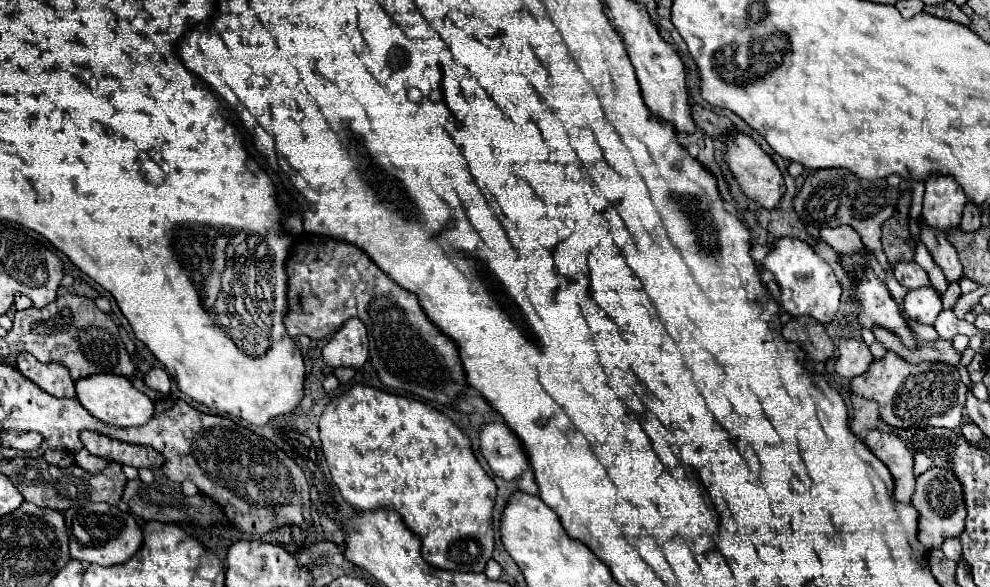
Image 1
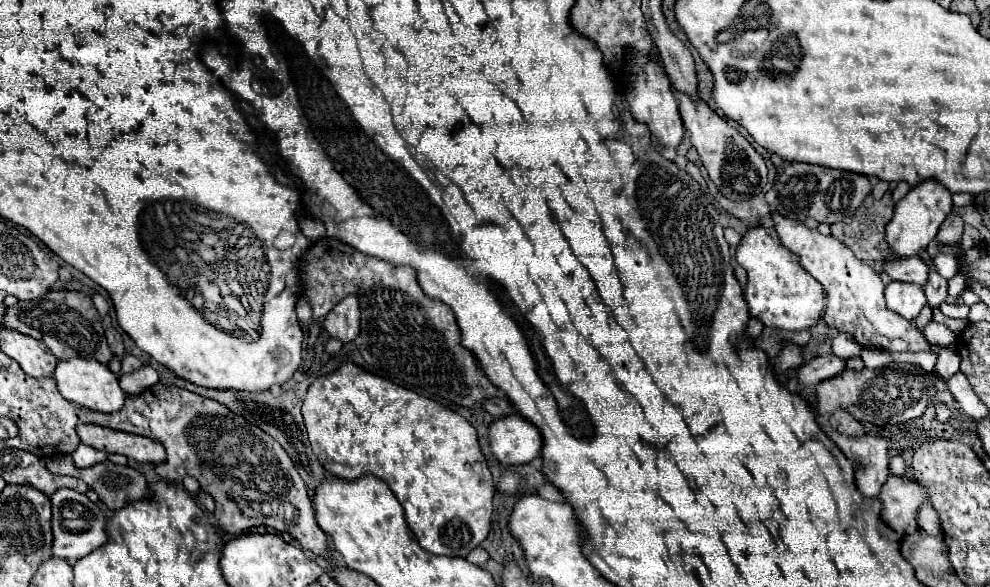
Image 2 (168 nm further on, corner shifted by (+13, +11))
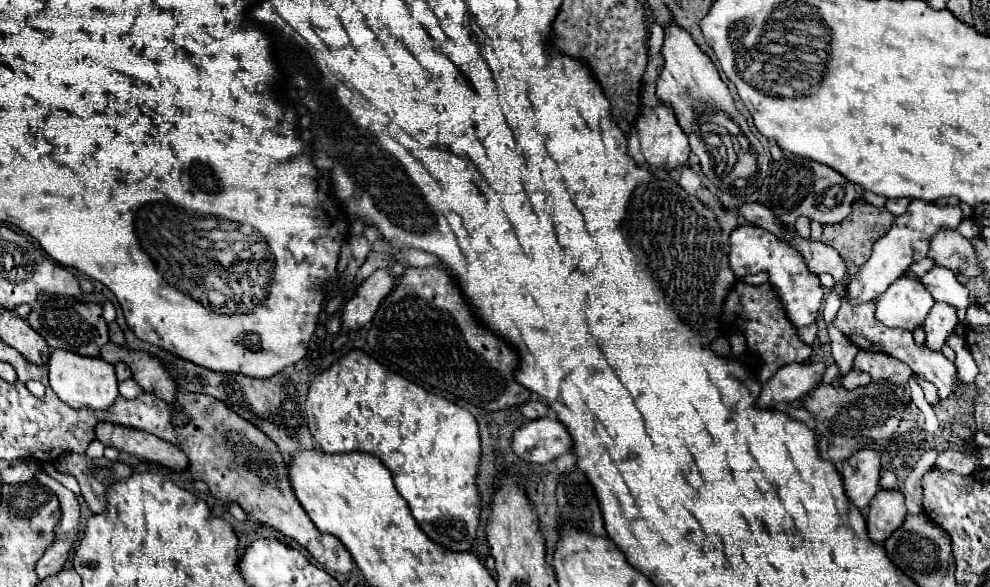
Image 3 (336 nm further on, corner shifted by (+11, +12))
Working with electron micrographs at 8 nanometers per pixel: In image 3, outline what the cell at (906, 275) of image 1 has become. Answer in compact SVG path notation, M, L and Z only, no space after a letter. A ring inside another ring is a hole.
M932 268L926 276L920 278L920 282L926 286L926 290L934 296L936 302L946 302L956 310L966 310L972 304L968 288L962 286L956 276L946 268Z

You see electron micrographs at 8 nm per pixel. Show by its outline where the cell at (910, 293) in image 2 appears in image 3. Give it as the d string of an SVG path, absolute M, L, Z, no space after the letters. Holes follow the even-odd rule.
M900 276L876 300L876 318L888 328L904 328L914 332L924 324L932 306L934 298L920 280Z

